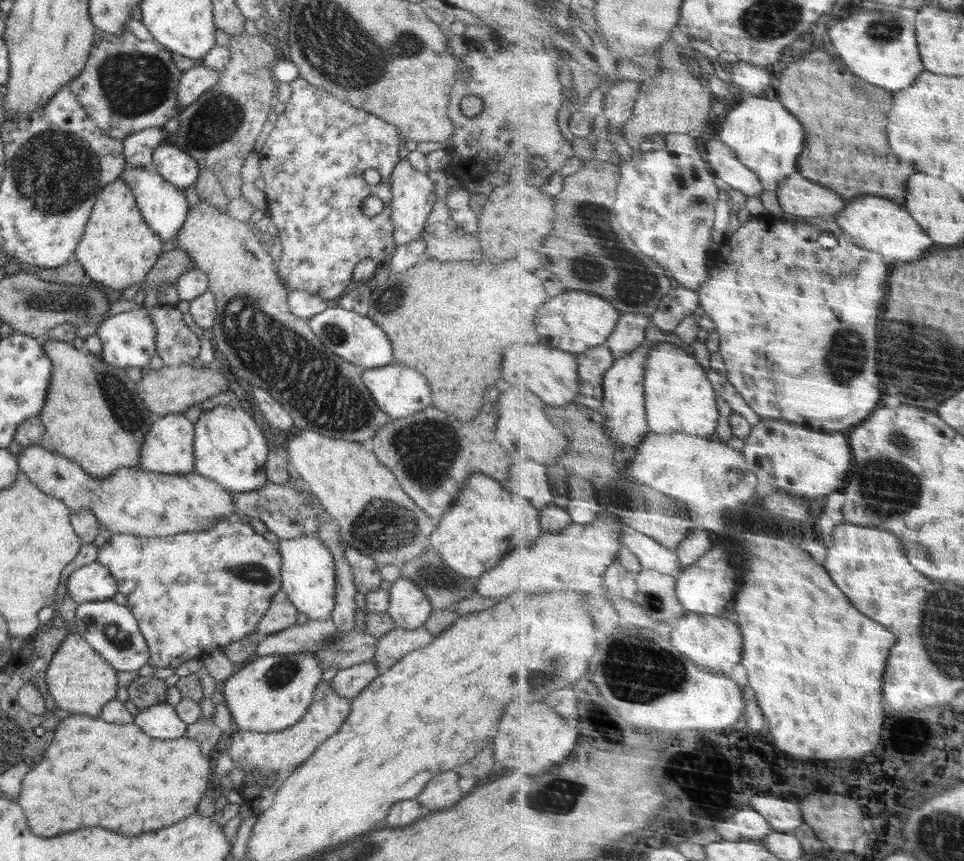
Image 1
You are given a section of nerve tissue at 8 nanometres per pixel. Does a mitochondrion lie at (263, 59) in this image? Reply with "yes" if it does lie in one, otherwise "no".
no

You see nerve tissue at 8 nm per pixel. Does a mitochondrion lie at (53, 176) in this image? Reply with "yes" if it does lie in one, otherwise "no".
yes

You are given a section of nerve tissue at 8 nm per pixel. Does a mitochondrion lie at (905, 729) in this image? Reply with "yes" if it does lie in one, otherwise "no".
no

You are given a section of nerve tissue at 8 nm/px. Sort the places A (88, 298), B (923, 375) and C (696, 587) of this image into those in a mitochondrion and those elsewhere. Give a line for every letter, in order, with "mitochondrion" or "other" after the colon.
A: mitochondrion
B: mitochondrion
C: other

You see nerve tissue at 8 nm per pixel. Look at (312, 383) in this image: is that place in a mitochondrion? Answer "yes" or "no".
yes

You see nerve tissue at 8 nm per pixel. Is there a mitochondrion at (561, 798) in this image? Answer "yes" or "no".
yes

